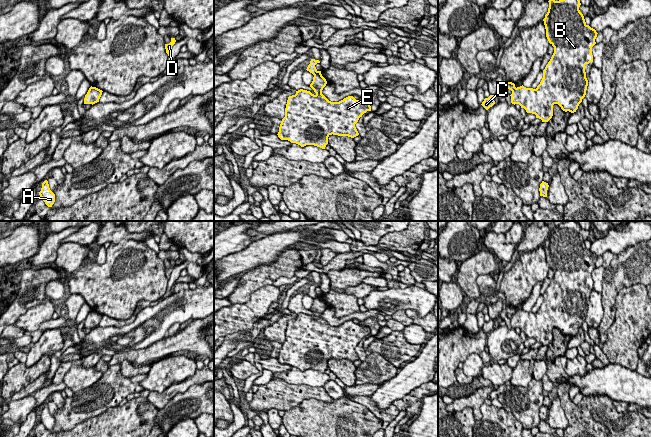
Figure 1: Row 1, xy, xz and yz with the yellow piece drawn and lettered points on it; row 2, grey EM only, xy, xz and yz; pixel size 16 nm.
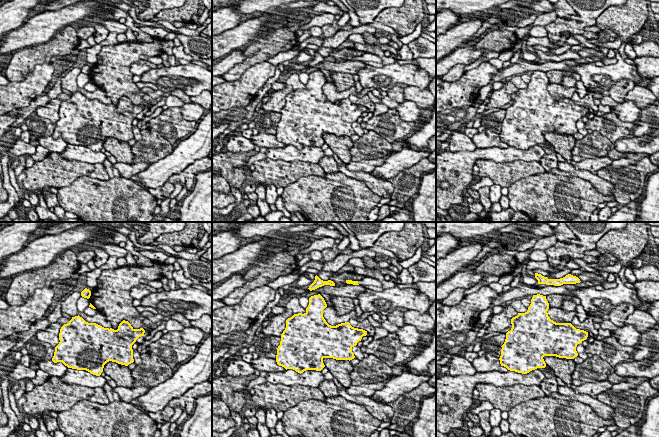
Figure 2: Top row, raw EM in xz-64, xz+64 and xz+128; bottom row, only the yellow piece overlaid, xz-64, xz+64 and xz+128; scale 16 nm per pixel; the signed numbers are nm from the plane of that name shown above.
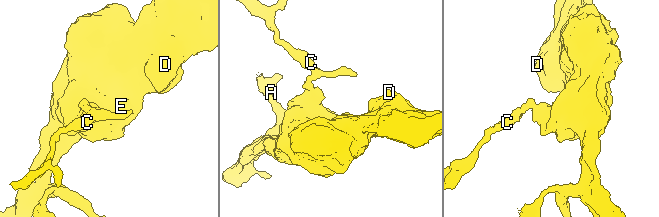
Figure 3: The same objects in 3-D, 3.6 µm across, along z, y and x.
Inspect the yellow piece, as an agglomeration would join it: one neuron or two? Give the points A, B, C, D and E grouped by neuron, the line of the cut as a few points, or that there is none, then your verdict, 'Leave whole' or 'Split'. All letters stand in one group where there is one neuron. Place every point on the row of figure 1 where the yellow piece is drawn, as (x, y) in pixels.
Groups: A B D E / C. Split along xz (318, 71), (313, 74). Split

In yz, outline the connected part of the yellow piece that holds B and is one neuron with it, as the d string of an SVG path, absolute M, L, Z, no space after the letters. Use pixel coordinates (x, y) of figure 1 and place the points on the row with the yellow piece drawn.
M549 0L548 12L543 19L546 37L554 47L554 53L543 70L543 78L536 89L523 85L512 91L511 103L519 104L527 113L536 115L542 122L553 116L553 105L558 104L565 112L576 112L586 95L588 80L585 65L593 62L592 47L596 44L597 32L586 24L580 12L580 0Z

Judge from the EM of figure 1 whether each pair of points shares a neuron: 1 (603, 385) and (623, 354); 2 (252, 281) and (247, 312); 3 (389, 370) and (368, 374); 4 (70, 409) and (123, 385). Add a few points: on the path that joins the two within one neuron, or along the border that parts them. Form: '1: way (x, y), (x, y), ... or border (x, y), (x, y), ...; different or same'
1: border (610, 362), (635, 370); different
2: border (268, 285), (257, 288), (245, 302), (232, 304); different
3: way (384, 370), (373, 370); same
4: way (83, 406), (94, 402), (110, 389); same

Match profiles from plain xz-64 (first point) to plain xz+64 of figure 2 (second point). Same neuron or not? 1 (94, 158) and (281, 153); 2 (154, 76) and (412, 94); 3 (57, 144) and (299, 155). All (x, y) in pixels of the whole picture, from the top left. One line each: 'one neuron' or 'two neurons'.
1: one neuron
2: two neurons
3: two neurons

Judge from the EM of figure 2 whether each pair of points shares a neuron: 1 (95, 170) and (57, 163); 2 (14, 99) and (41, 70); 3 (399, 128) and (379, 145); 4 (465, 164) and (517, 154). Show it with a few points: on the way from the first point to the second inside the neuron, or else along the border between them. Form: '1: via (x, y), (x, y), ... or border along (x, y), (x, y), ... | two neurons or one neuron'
1: via (86, 169), (66, 169) | one neuron
2: via (22, 93), (37, 78) | one neuron
3: border along (368, 130), (374, 130), (391, 143) | two neurons
4: via (478, 154), (504, 154) | one neuron

